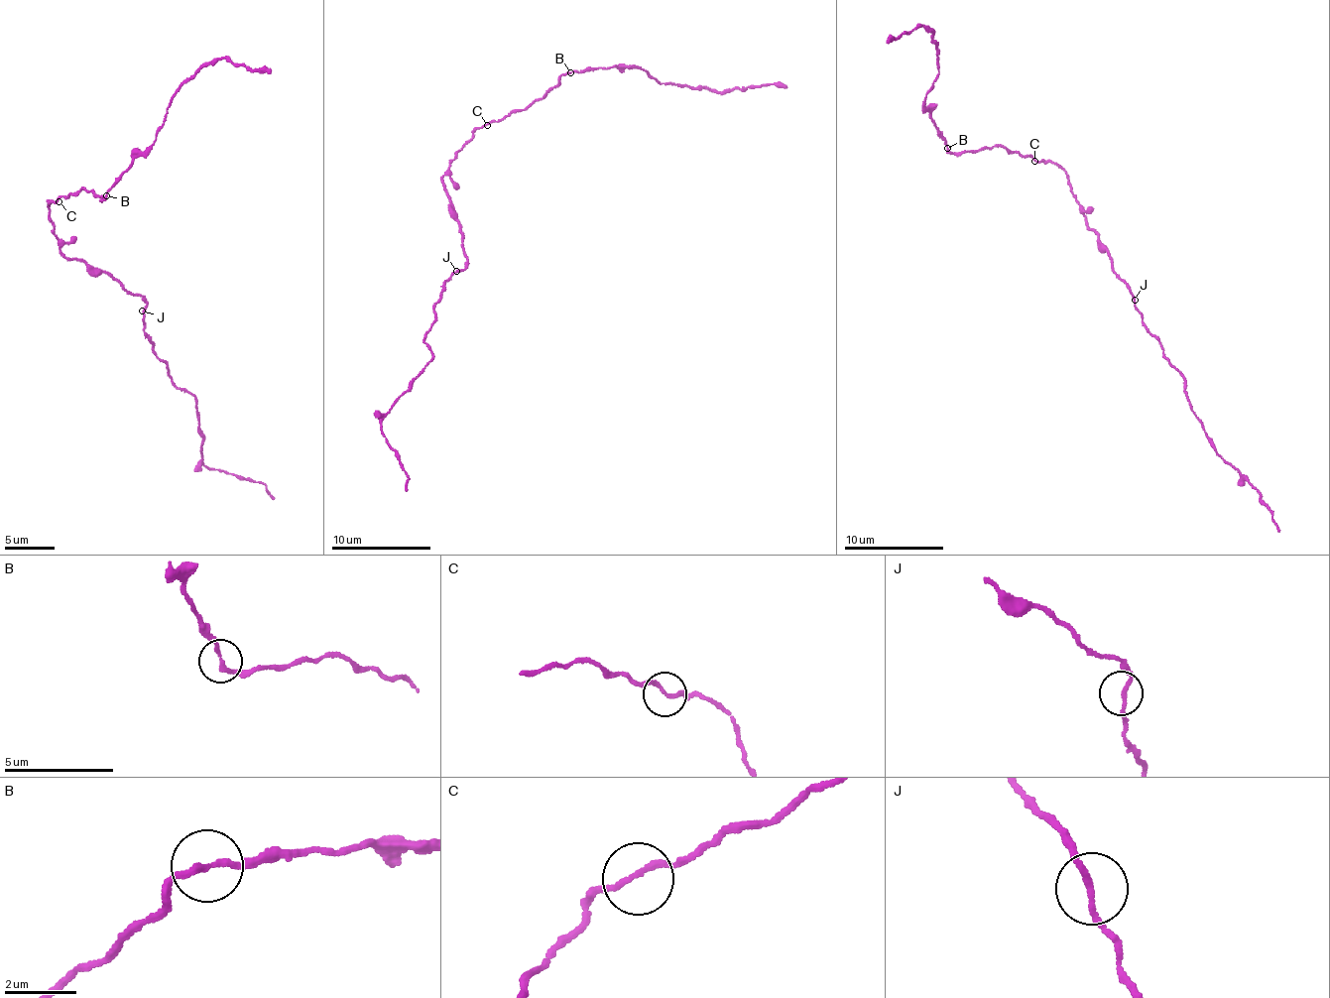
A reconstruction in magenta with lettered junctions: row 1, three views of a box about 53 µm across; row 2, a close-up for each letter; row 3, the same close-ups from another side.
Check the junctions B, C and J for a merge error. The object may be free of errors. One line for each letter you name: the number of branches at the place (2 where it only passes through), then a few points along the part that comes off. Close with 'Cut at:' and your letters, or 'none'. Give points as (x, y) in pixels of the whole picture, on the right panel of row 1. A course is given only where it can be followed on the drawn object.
Cut at: none

